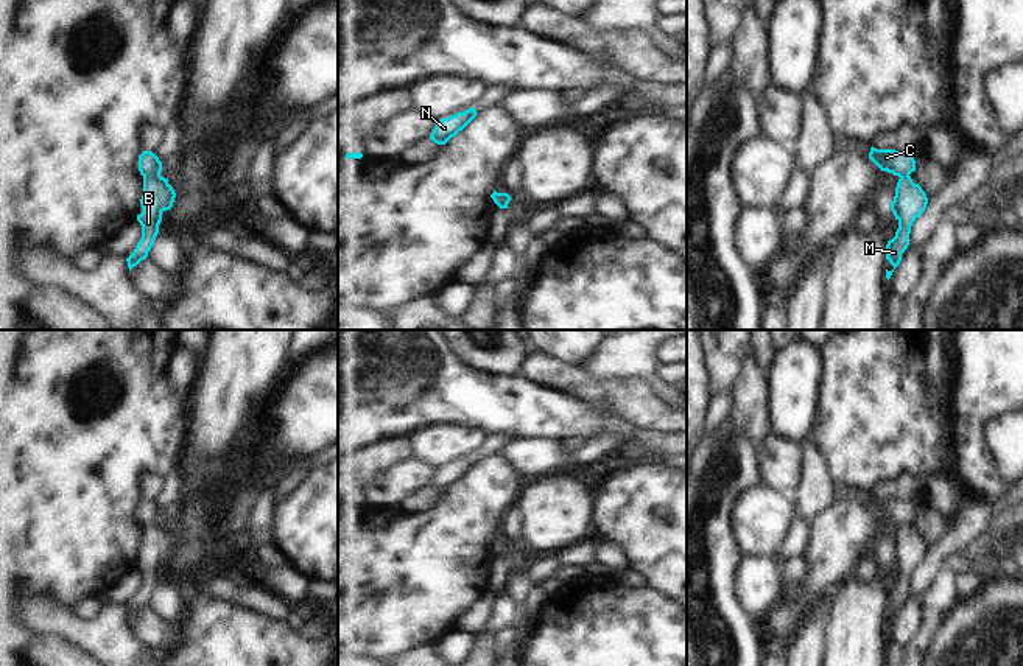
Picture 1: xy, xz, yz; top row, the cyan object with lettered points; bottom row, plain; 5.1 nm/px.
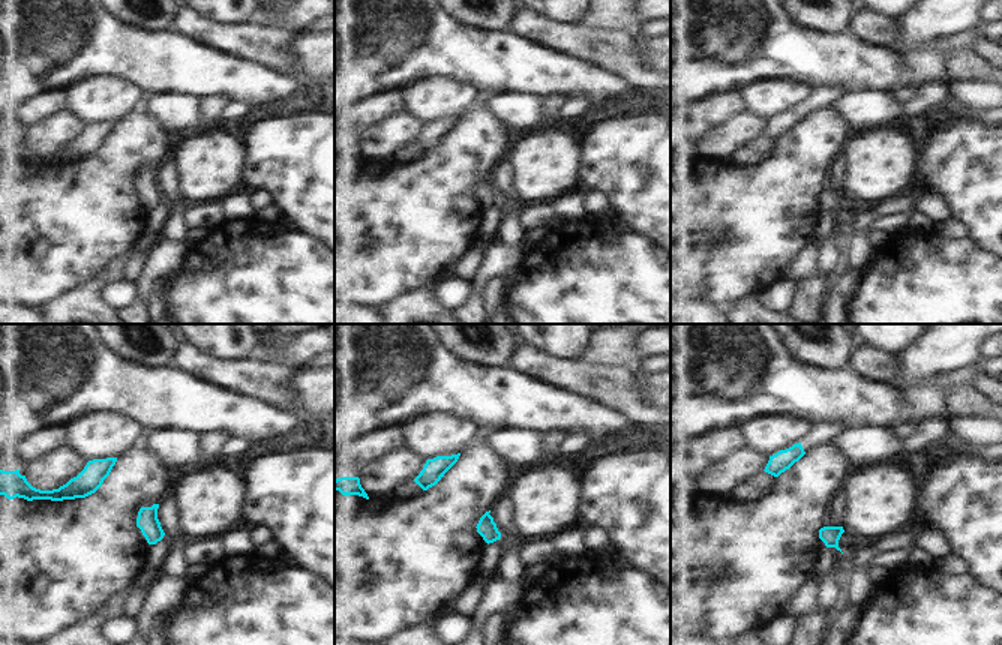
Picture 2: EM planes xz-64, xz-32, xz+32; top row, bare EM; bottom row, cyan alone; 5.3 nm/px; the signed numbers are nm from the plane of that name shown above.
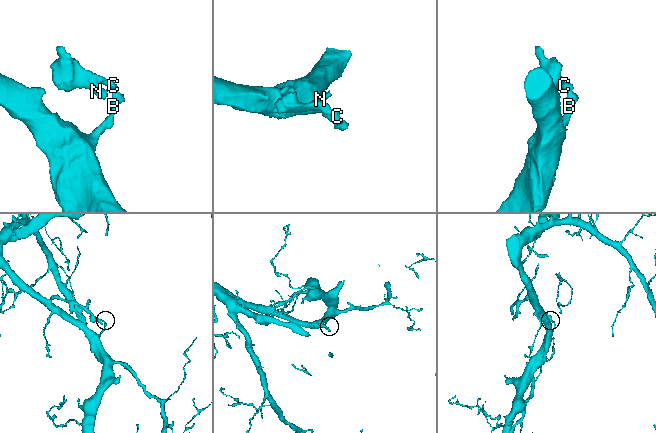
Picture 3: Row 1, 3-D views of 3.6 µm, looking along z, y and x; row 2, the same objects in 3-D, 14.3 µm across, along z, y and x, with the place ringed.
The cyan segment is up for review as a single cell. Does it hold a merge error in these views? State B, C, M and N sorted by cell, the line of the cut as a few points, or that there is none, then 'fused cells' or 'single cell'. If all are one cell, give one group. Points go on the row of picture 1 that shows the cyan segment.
groups B M / C N; cut xy (159, 175), (147, 175), (144, 178); fused cells

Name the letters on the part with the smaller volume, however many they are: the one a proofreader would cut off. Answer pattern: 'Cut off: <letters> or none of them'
Cut off: C, N

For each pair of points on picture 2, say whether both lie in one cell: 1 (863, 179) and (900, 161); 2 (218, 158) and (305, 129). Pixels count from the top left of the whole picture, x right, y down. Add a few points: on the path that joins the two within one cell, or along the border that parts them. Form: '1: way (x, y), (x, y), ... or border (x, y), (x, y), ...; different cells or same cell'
1: way (872, 173), (884, 161), (891, 161); same cell
2: border (245, 140), (248, 146), (246, 182); different cells

